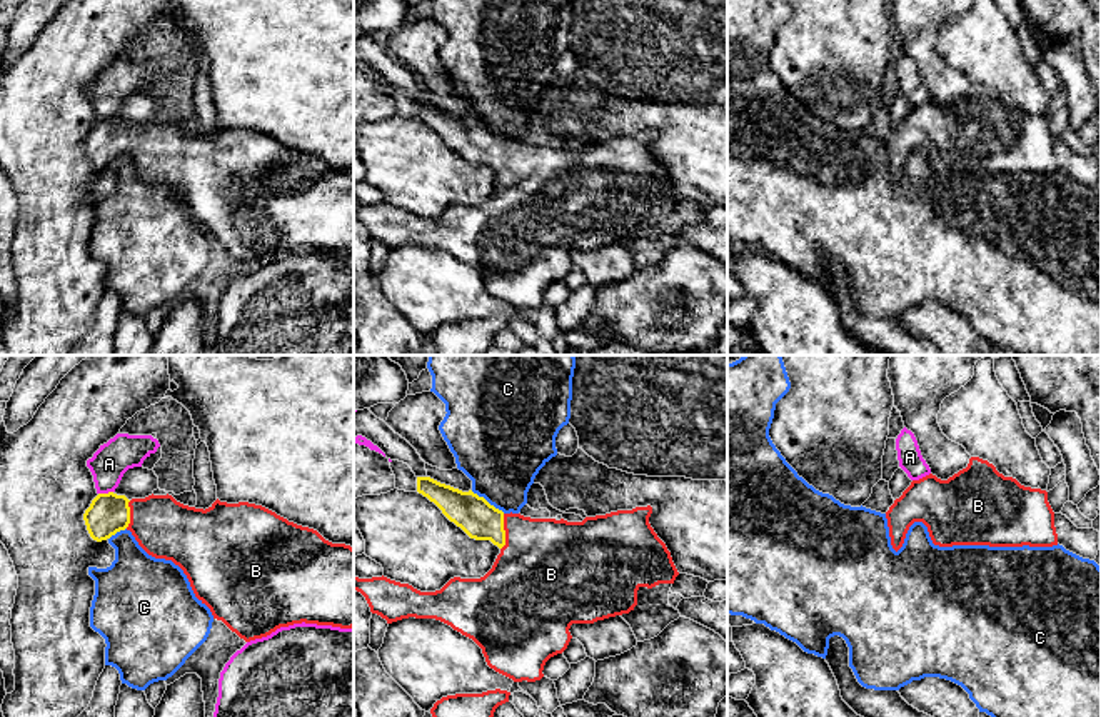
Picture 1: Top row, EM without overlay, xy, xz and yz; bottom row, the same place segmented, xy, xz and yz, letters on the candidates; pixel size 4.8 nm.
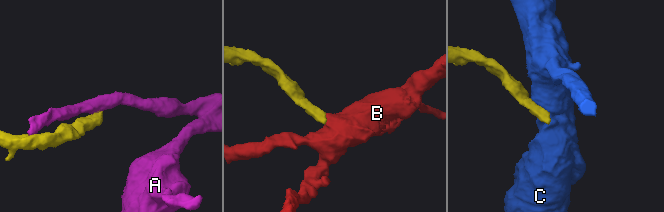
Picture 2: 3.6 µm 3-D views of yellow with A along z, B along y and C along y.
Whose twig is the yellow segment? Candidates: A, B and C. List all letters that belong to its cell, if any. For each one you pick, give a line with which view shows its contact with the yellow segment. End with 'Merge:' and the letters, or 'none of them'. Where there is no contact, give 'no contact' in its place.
B: meets yellow in xz
Merge: B

